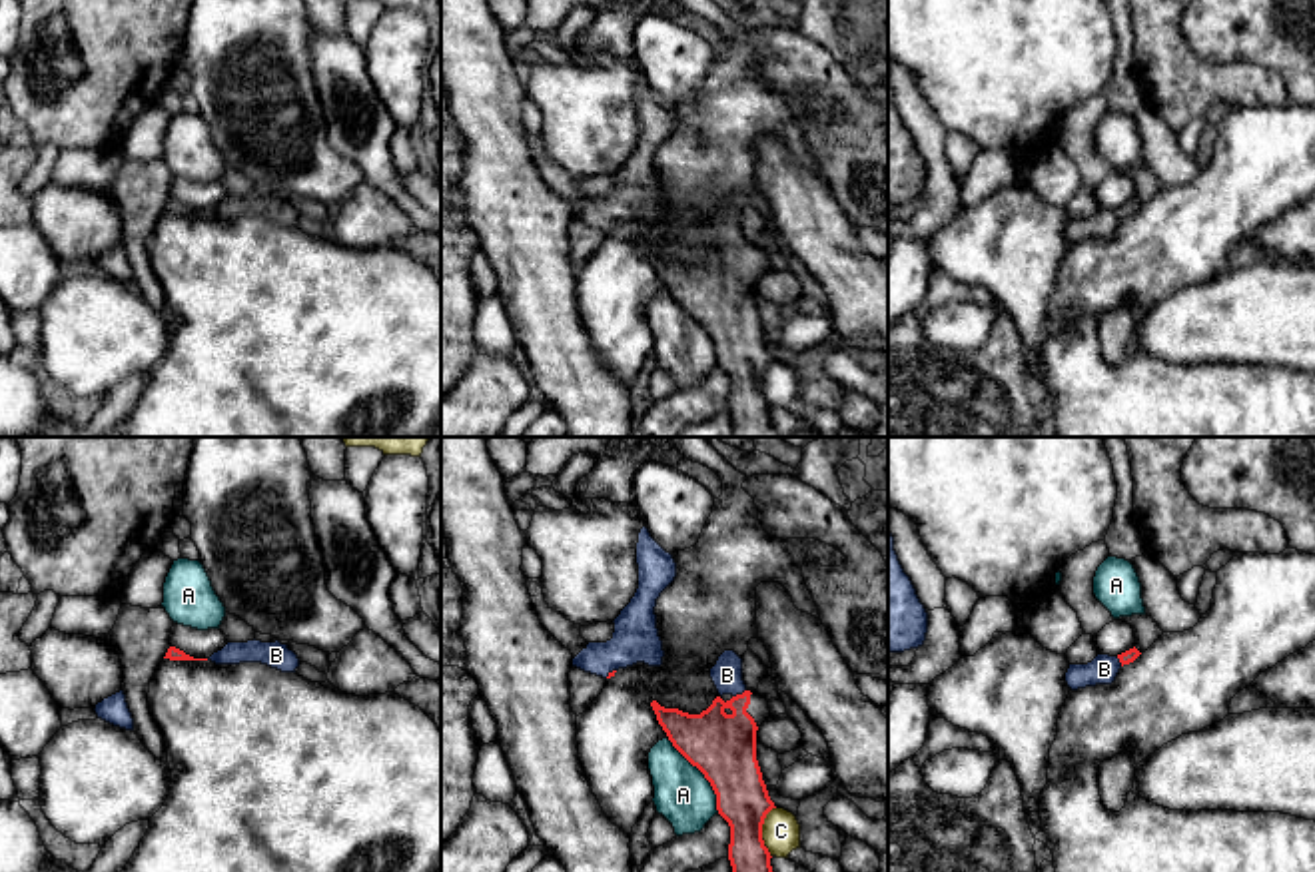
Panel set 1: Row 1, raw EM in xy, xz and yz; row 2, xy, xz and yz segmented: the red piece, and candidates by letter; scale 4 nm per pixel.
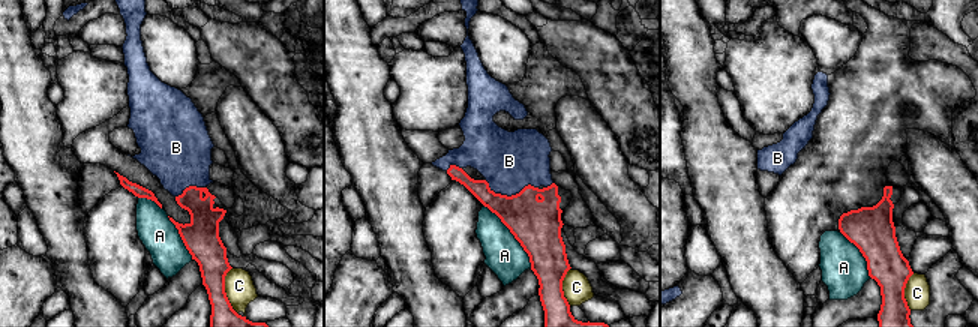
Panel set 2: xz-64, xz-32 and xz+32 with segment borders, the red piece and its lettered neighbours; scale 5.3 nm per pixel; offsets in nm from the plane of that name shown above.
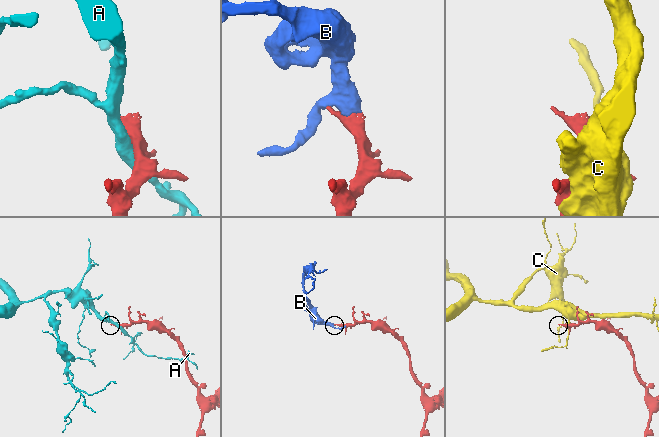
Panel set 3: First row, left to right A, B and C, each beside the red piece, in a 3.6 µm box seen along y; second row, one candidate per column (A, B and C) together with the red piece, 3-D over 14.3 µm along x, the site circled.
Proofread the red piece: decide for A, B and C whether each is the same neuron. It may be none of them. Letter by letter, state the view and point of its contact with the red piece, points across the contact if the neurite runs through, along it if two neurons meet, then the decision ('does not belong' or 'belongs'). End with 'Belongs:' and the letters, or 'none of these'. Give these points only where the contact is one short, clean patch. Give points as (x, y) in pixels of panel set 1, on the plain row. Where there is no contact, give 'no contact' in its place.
A: meets red in xz at (705, 330); does not belong
B: meets red in xz at (739, 248); belongs
C: meets red in xz at (761, 386); does not belong
Belongs: B

